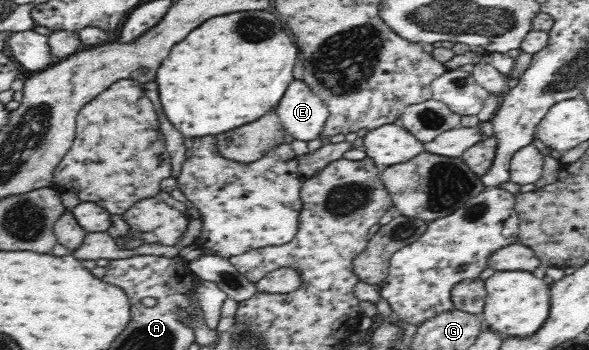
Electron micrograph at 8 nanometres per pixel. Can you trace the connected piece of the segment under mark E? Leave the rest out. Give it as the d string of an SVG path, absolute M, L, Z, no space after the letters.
M293 78L277 105L277 115L287 134L309 142L321 138L329 110L305 80Z

